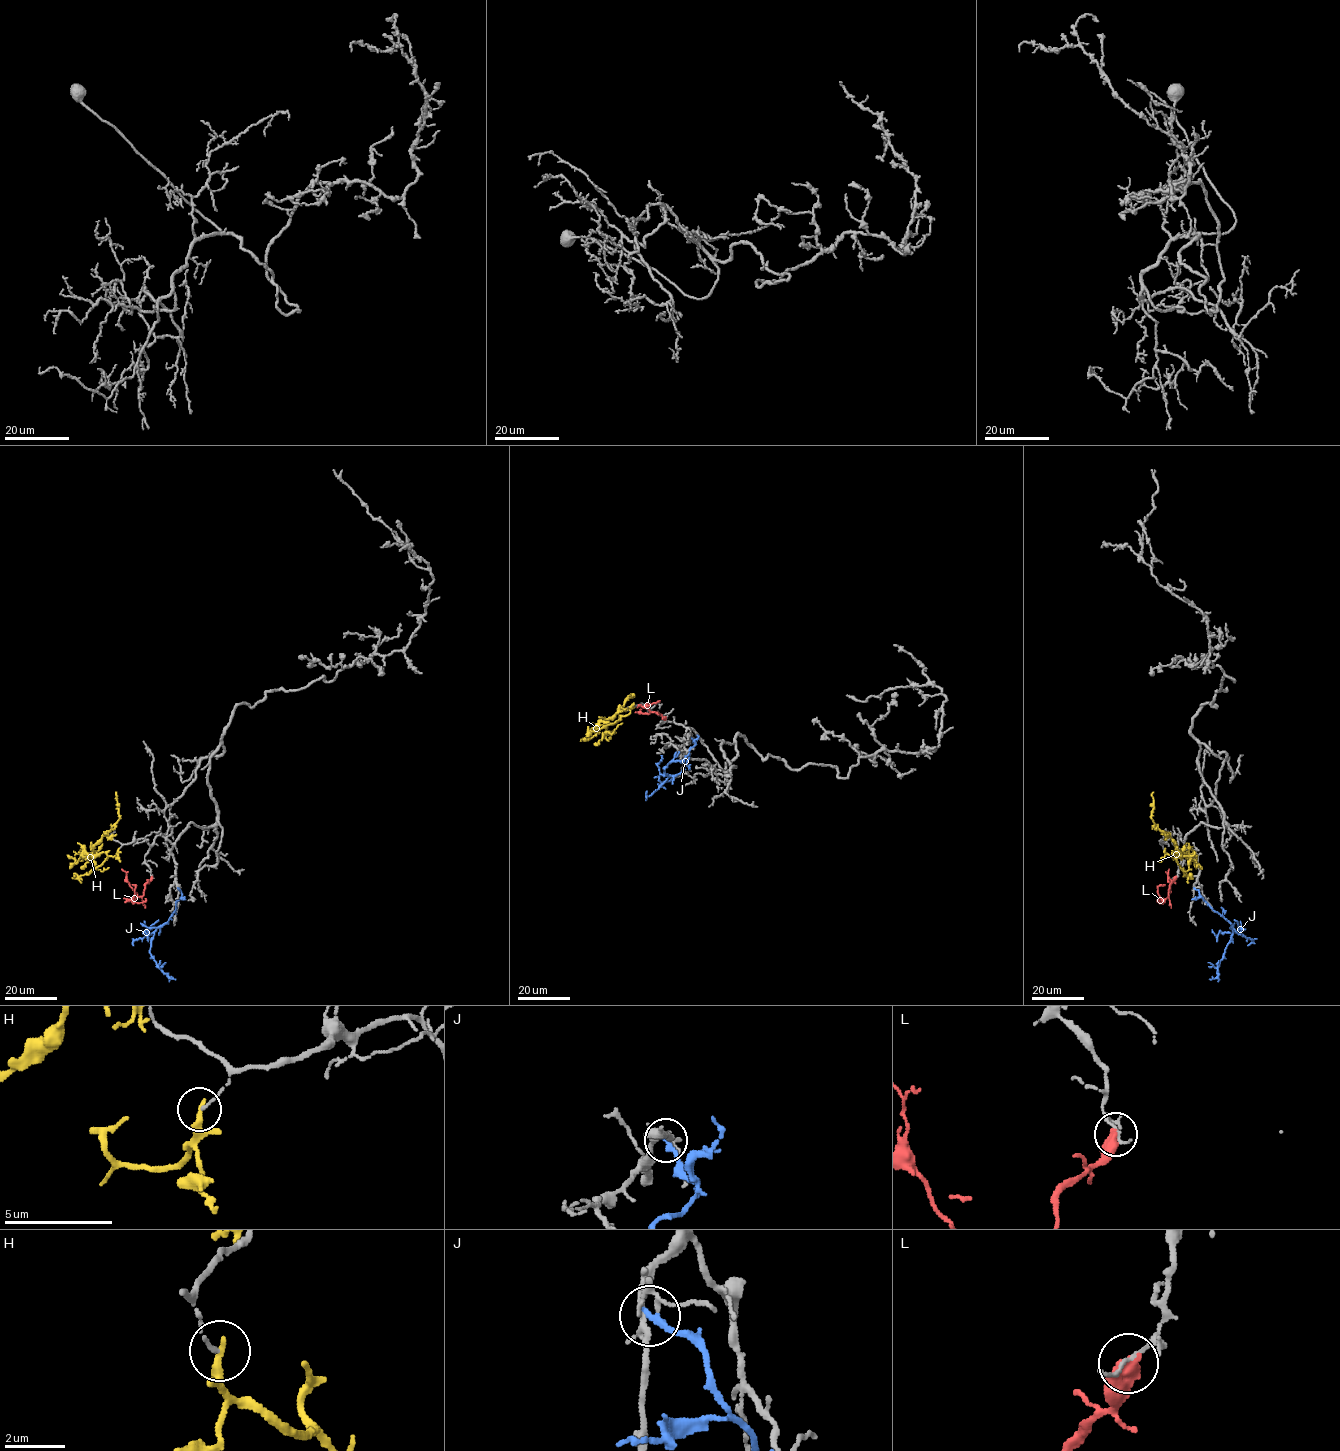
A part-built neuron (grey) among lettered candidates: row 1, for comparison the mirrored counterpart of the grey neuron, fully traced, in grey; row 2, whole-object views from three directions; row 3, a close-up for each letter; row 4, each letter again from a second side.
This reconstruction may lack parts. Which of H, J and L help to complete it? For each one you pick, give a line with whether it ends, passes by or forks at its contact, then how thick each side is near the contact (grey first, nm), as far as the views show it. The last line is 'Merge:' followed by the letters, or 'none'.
Merge: none

